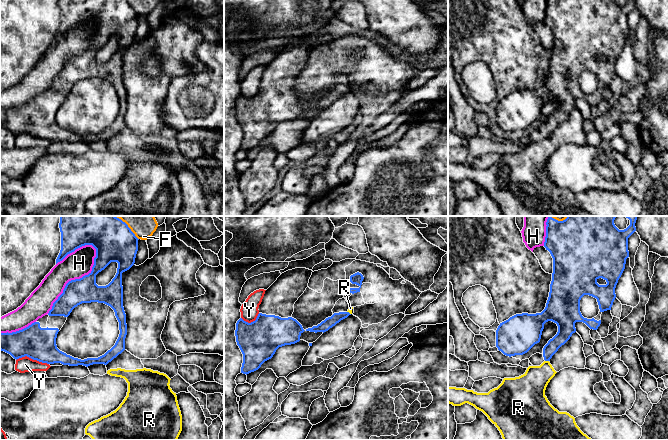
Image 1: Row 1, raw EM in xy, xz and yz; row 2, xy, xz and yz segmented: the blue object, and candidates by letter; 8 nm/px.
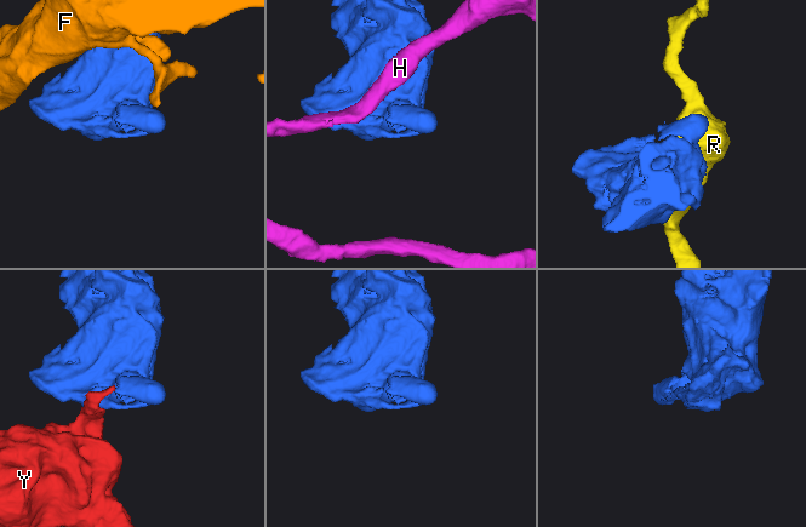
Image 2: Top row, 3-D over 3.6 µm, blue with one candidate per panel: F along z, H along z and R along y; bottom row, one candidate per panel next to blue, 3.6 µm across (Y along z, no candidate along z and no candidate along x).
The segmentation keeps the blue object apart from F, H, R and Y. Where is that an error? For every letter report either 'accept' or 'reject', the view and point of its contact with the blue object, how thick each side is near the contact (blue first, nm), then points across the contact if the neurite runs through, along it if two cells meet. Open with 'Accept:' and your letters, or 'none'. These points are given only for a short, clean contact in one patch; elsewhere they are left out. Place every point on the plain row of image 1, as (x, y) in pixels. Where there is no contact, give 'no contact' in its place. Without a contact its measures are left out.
Accept: none
F: reject; contact xy (132, 8); calibres 300 and 130 nm
H: reject; contact xy (77, 55); calibres 200 and 220 nm
R: reject; contact yz (547, 136); calibres 180 and 240 nm; border yz (545, 136), (548, 137)
Y: reject; contact xy (32, 134); calibres 260 and 130 nm

